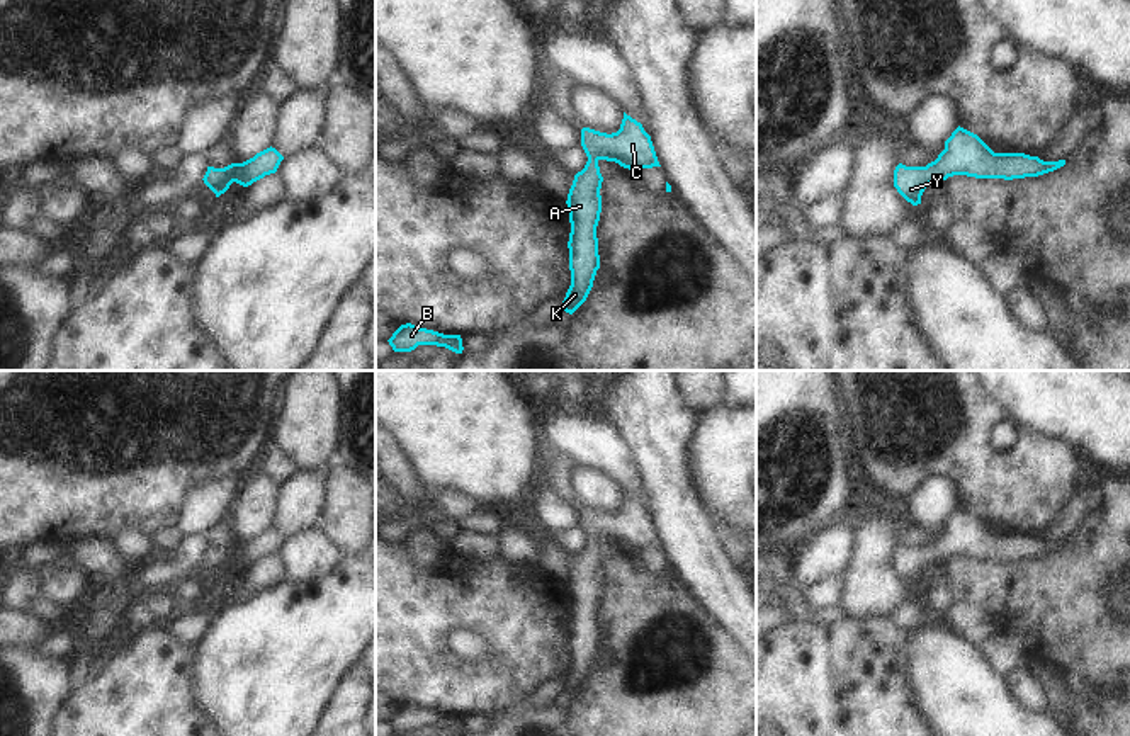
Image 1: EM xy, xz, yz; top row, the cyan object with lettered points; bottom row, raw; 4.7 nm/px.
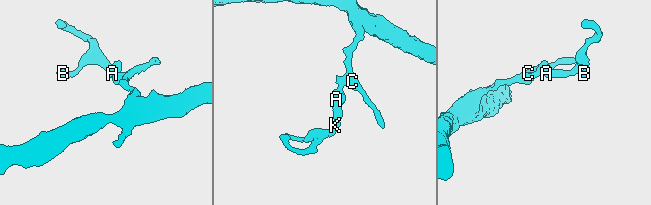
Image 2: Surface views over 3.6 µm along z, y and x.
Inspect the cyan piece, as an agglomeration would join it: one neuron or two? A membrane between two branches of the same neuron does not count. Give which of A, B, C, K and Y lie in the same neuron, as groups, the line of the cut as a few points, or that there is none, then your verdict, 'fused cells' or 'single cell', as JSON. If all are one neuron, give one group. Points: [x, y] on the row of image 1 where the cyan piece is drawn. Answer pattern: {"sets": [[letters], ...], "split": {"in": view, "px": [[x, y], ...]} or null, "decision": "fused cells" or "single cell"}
{"sets": [["A", "B", "C", "K", "Y"]], "split": null, "decision": "single cell"}

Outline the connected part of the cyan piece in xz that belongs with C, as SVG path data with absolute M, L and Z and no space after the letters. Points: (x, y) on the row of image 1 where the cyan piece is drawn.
M624 112L620 129L607 134L590 127L581 129L581 146L588 161L574 175L568 194L569 211L569 270L571 286L562 301L562 311L573 314L588 297L600 269L596 226L602 212L602 182L598 161L615 161L630 172L661 167L642 124Z

